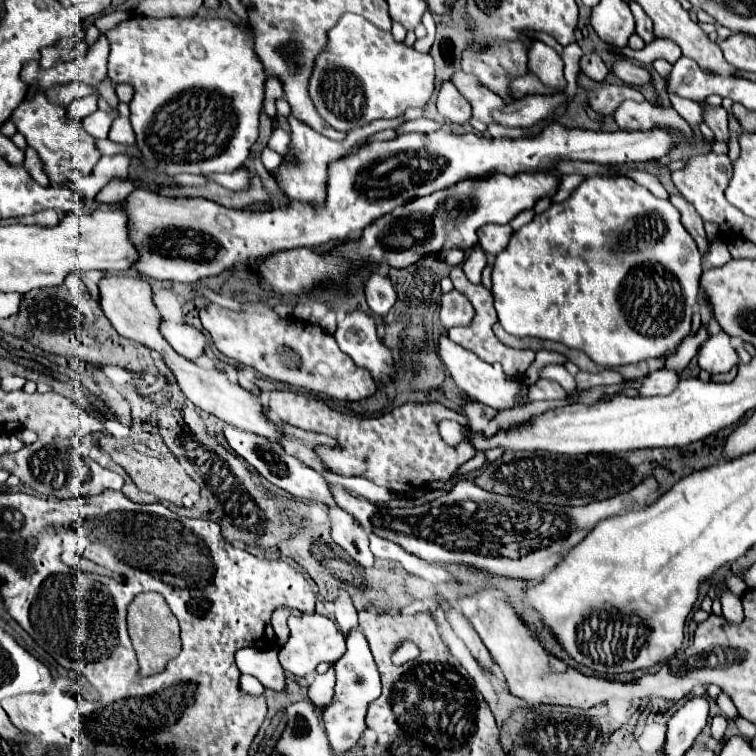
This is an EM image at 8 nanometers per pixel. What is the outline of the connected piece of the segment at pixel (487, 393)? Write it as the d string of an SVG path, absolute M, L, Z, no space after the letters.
M441 336L439 342L437 342L437 352L439 352L439 358L443 360L445 368L449 370L451 378L455 380L455 384L473 400L477 402L483 402L485 406L491 406L495 410L507 410L507 408L513 408L517 404L517 398L519 398L519 390L521 390L521 384L509 376L505 376L501 364L487 364L483 362L481 358L477 358L471 350L451 342L447 336Z

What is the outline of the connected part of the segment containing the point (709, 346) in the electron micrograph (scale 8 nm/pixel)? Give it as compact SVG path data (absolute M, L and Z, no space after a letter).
M725 332L709 336L699 350L699 366L701 370L707 370L709 374L729 372L737 362L739 358Z

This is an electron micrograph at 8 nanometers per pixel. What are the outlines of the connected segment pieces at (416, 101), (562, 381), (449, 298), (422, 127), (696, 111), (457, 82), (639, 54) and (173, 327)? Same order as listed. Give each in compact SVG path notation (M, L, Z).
M345 14L335 24L335 28L329 30L329 44L327 50L315 62L309 94L323 120L327 120L335 130L349 132L373 120L399 118L405 114L407 108L423 108L433 92L433 78L435 68L433 58L429 54L421 54L415 48L405 46L405 42L397 44L391 32L377 30L377 26L373 26L369 20L361 16Z
M553 364L544 367L540 371L540 378L556 381L567 393L571 393L576 388L574 377L569 374L562 364Z
M451 290L441 296L441 324L447 330L453 326L469 326L473 314L475 314L473 306L461 292Z
M422 117L417 120L403 123L396 129L396 132L398 135L412 132L431 133L440 129L440 127L441 124L435 122L434 120Z
M667 90L667 94L669 94L669 100L671 100L671 106L679 112L681 118L685 118L689 124L701 124L703 122L703 108L697 102L681 98L681 96L677 96L669 90Z
M457 70L451 76L451 84L465 96L465 100L471 104L471 112L473 118L485 122L485 124L493 124L491 112L495 108L503 108L505 102L501 100L501 96L497 96L495 92L491 92L489 88L485 88L473 74L467 74L463 70Z
M657 38L657 40L653 40L651 44L647 44L645 48L638 51L632 50L629 47L622 49L612 47L611 53L615 56L623 56L627 59L643 62L643 64L651 64L657 58L663 58L669 64L675 64L677 58L681 56L681 48L677 48L677 44L673 44L669 40Z
M161 320L159 330L177 354L181 354L189 360L203 356L203 348L207 344L207 338L201 330L197 330L189 324L175 324L175 322L167 322L167 320Z

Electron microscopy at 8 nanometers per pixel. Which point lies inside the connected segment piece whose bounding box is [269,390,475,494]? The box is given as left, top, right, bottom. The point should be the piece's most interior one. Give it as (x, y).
(405, 451)

